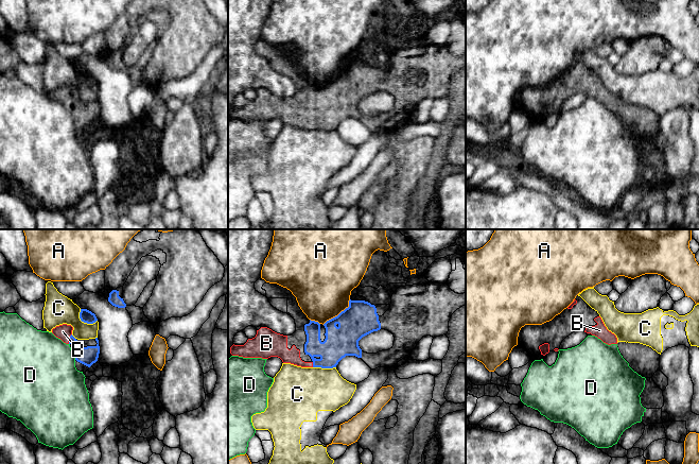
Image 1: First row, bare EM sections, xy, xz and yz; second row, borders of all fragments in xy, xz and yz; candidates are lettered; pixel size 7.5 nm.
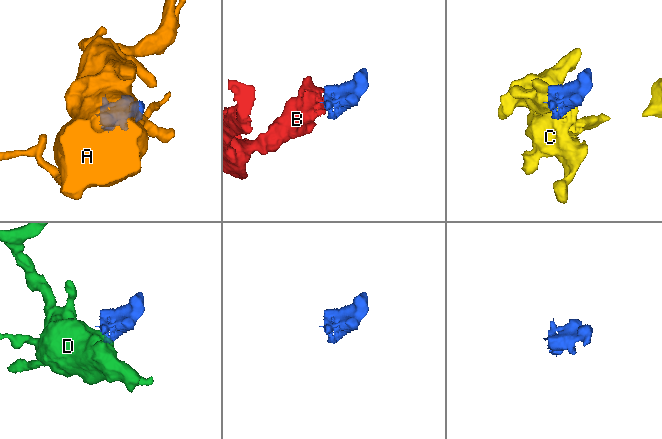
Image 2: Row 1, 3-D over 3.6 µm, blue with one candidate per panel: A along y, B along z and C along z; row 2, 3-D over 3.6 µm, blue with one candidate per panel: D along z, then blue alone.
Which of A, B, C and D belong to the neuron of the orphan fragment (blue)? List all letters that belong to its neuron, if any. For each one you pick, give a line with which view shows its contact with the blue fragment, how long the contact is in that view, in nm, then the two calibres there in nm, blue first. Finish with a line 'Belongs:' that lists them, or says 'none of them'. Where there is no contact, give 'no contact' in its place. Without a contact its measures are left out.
B: meets blue in xz; contact 40 nm long; 220 nm thick on the blue side, 120 nm on the other
Belongs: B

